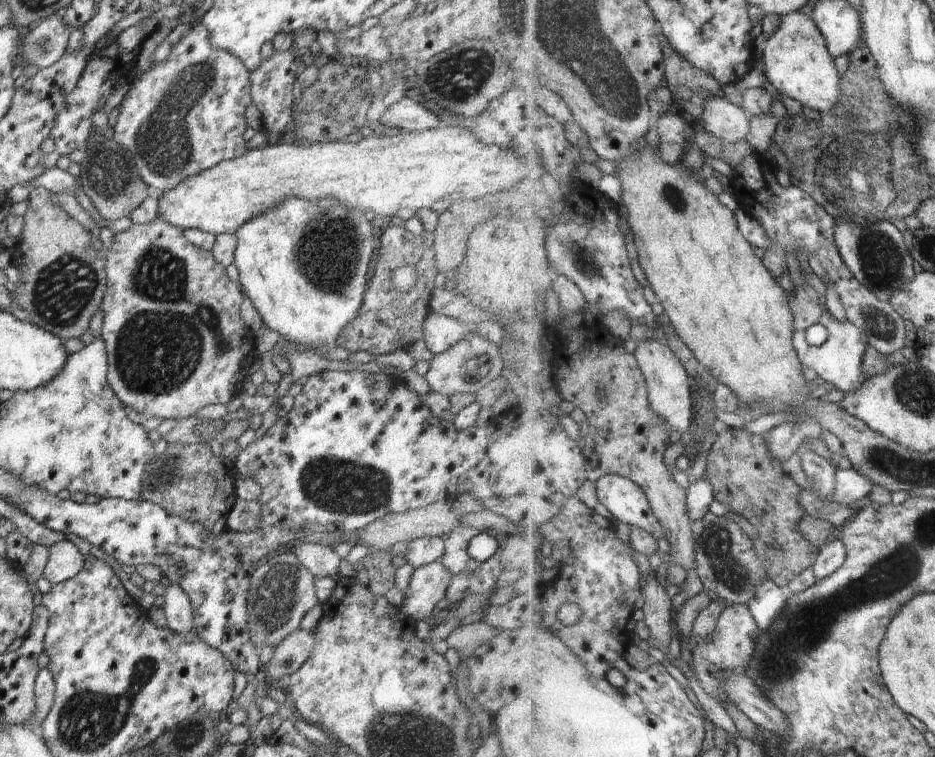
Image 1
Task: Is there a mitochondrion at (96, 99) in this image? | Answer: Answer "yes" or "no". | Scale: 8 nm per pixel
no

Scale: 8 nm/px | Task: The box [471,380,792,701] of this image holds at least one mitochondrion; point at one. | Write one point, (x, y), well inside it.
(724, 565)

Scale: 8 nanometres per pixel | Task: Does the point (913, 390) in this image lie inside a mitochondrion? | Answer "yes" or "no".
yes

